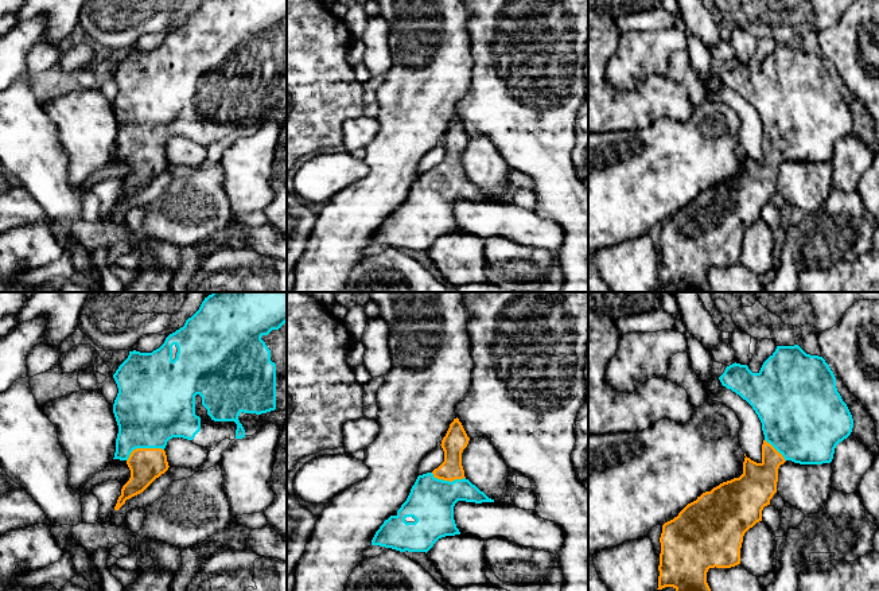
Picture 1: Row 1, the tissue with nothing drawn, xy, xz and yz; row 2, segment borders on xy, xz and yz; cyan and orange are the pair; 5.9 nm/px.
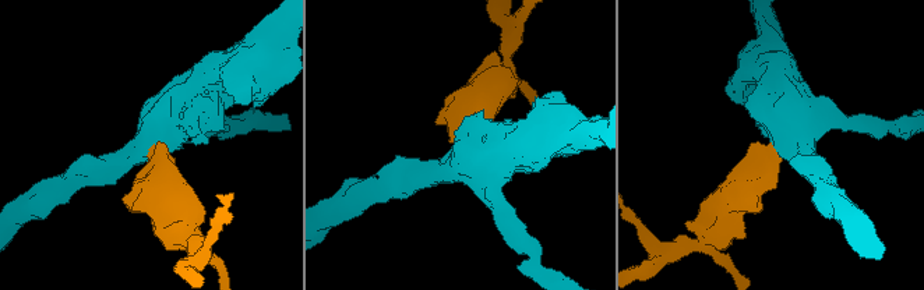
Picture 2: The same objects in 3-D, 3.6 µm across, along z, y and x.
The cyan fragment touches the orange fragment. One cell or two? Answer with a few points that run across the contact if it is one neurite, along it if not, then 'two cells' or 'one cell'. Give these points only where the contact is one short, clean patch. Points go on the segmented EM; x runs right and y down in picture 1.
xy (152, 407), (143, 447), (146, 465) | one cell

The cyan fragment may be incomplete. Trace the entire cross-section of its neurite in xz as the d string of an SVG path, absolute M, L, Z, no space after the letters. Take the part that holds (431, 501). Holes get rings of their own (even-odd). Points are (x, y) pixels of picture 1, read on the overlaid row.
M454 419L442 440L444 462L432 473L419 475L407 501L376 532L372 545L392 548L400 552L428 552L433 544L446 536L460 534L454 520L454 506L458 501L494 502L466 477L462 466L462 452L467 447L467 436L459 419Z

